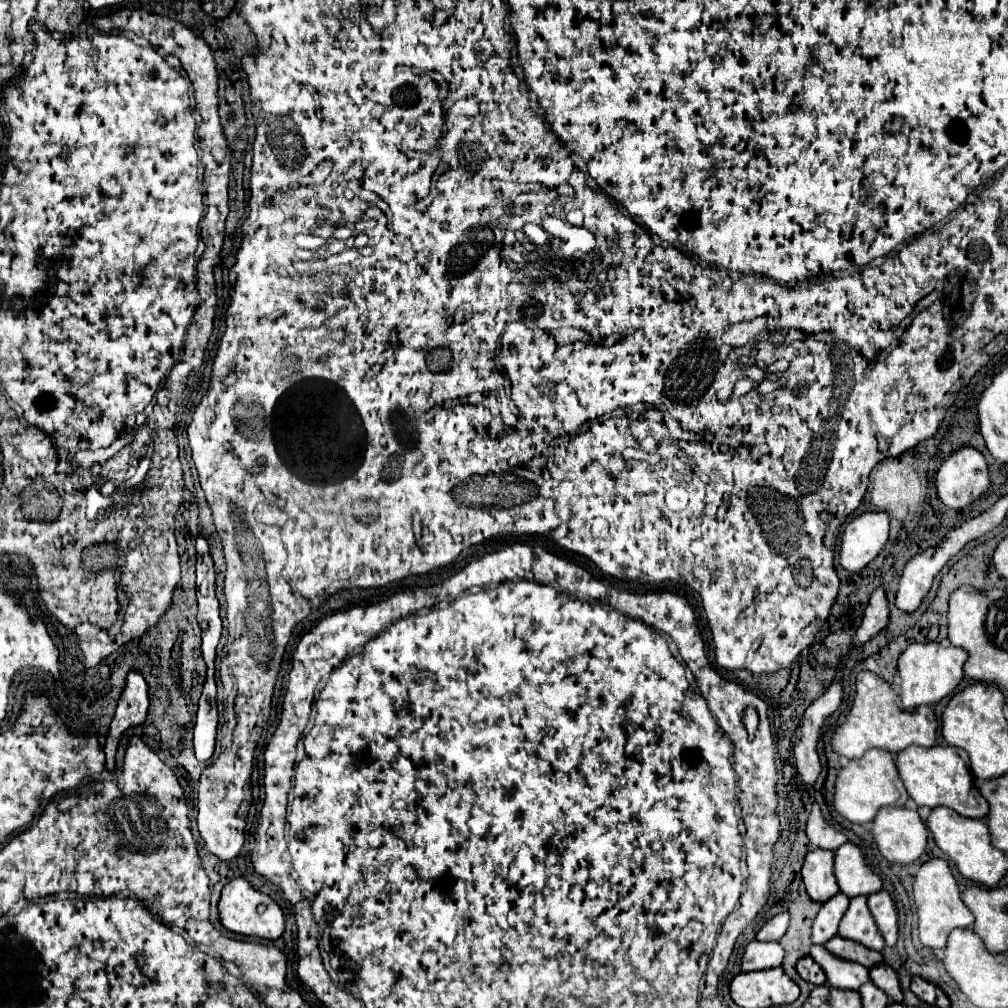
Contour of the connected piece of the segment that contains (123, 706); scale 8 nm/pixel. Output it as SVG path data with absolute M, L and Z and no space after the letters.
M130 671L128 679L126 679L126 687L118 699L118 707L116 713L112 717L108 735L106 735L106 745L104 745L104 755L106 755L106 767L110 771L114 771L114 755L118 749L118 741L120 735L132 727L132 725L140 725L146 717L148 711L148 685L142 677L140 671Z

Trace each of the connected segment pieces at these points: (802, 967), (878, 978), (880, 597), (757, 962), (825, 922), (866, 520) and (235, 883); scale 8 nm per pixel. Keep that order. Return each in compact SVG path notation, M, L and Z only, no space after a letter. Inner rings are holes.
M812 957L800 959L798 965L796 965L796 969L798 969L798 975L800 975L804 981L812 983L812 985L824 985L824 983L826 983L824 971L820 969L820 965L818 965Z
M880 965L880 967L872 967L870 971L870 981L880 987L892 1001L900 1003L902 1001L902 991L900 991L900 983L896 973L888 967L888 965Z
M876 589L870 597L870 605L864 611L864 619L862 625L856 631L854 641L856 643L866 643L868 639L872 639L880 629L884 629L888 623L888 605L886 605L886 595L884 589Z
M752 941L746 947L744 959L742 959L742 971L764 971L780 967L784 961L784 949L780 943L762 943Z
M840 893L828 899L828 903L822 903L822 909L812 927L812 943L826 945L838 933L838 923L846 913L848 905L850 905L850 899Z
M866 511L854 517L842 535L840 565L846 571L864 569L888 541L888 515Z
M244 877L232 879L222 889L218 911L220 911L222 925L234 933L250 935L250 937L262 937L262 939L278 939L284 933L284 913L282 913L280 905L274 899L270 899L266 893L256 891ZM258 905L266 905L264 913L258 913Z

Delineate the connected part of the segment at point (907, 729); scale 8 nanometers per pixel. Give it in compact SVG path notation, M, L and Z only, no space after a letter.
M862 671L856 677L856 697L852 701L848 717L832 733L830 743L838 755L848 759L858 759L872 747L886 749L890 753L898 753L908 745L932 747L936 743L936 729L938 729L938 721L934 717L934 711L928 705L910 711L900 707L898 691L890 683L886 683L878 675Z

